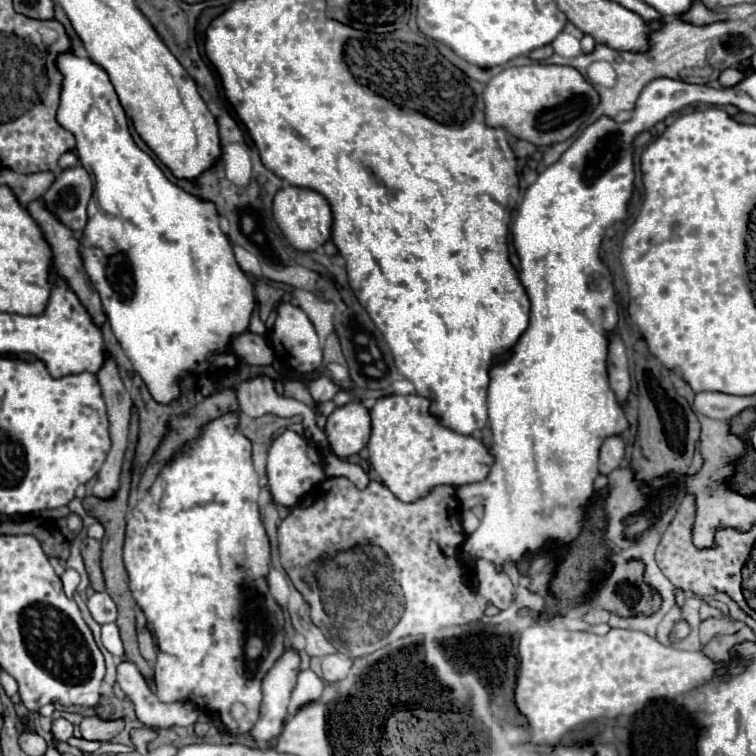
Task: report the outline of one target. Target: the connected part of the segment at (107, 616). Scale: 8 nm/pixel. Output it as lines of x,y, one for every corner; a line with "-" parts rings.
95,592
87,600
87,608
89,608
91,616
95,618
95,622
99,622
99,624
107,624
107,622
117,620
117,606
107,592

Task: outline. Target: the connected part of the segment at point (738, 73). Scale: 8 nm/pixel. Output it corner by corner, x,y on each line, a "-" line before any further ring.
727,68
727,70
723,70
721,76
719,76
719,84
721,84
723,88
729,88
729,86
735,86
735,84
739,84
741,80
745,80
749,74
751,74
751,70

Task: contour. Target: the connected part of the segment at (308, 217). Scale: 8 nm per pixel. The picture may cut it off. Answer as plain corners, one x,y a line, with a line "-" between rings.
299,186
281,188
273,198
273,212
277,212
277,224
281,232
297,250
303,250
303,252
317,250
331,238
333,214
331,214
329,202
315,190
299,188

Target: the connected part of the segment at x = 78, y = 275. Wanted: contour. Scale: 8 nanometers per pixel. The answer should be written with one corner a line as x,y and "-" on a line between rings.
39,198
39,200
33,200
27,204
27,210
29,214
35,218
35,222
39,224
39,228
43,230
43,236
47,238
47,242
51,244
51,250
53,250
53,260
55,260
55,268
57,268
57,274
67,282
67,286
77,294
77,298
81,300
81,304
85,306
87,314
91,316
93,324
97,328
103,328
103,324
107,322
107,316
105,316
105,310
103,310
103,304
101,304
101,298
99,298
99,292
91,286
91,278
87,276
85,272
85,266
83,266
83,256
79,252
79,240
73,238
73,232
71,228
67,228
53,212
47,210
45,202

